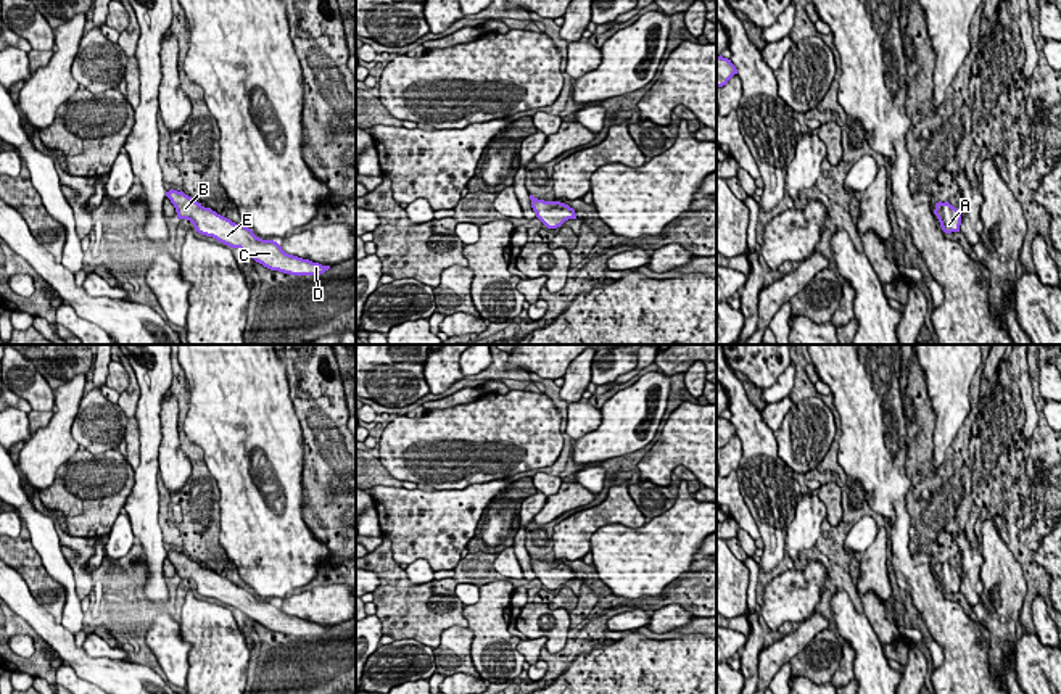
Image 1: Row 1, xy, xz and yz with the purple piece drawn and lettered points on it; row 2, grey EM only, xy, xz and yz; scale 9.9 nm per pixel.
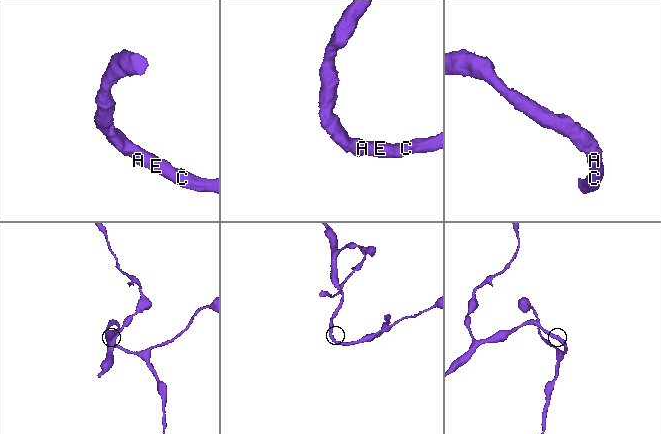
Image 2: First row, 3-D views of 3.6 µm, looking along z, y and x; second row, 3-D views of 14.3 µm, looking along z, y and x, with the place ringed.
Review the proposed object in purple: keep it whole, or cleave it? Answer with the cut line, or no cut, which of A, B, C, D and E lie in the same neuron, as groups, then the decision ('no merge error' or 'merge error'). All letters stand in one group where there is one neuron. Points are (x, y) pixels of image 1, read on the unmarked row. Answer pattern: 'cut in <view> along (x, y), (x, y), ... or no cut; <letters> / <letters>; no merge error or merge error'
no cut; A B C D E; no merge error

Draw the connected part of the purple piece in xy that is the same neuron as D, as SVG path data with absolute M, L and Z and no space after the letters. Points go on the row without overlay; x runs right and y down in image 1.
M171 549L166 552L166 557L174 565L177 580L190 581L201 596L213 597L230 609L240 609L270 631L301 638L320 636L330 630L330 626L285 613L277 602L256 597L246 586L235 585L211 568L204 568L182 551L177 552Z

